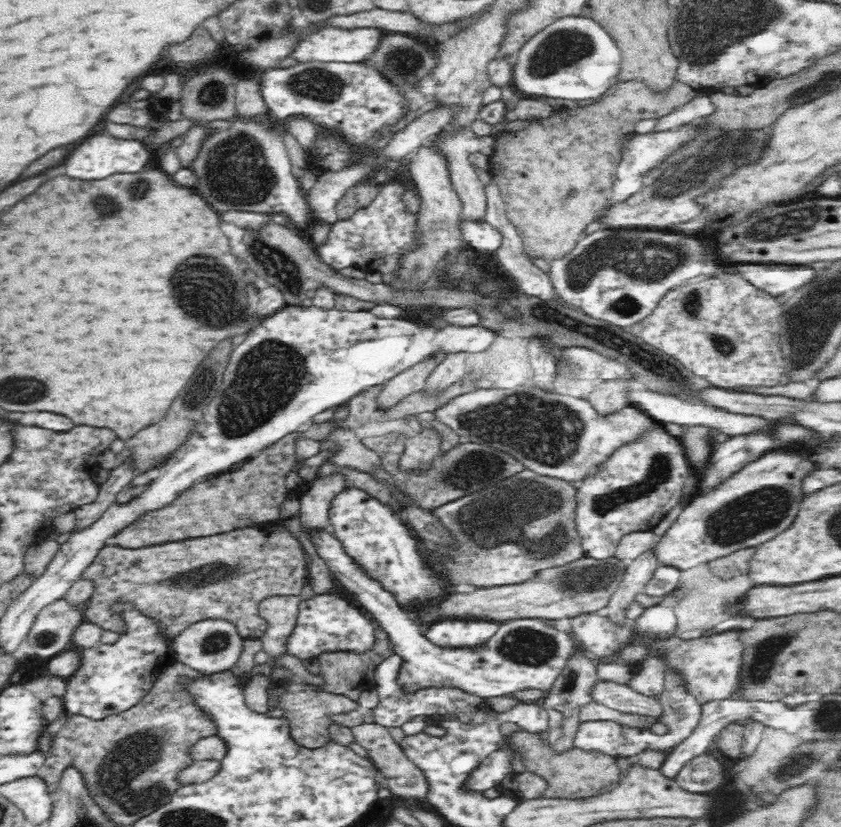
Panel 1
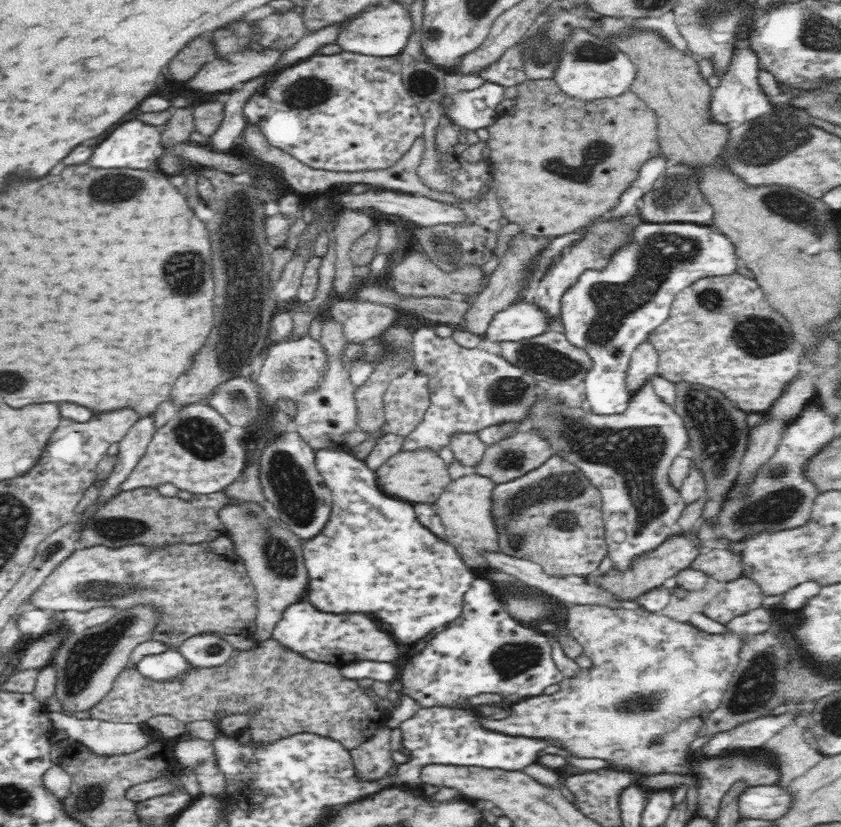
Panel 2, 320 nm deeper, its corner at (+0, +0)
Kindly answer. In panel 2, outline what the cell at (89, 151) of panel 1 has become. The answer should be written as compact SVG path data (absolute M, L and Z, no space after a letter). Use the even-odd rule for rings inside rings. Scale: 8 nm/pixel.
M138 120L124 122L118 128L110 132L106 140L102 140L94 150L88 160L88 164L96 170L106 170L106 168L140 168L140 170L151 170L157 165L160 156L162 156L162 147L160 147L160 130L162 126L152 126L142 124Z

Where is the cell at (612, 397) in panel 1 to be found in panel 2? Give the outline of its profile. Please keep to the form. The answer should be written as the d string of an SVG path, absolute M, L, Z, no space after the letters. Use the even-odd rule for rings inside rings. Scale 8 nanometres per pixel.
M646 340L635 348L630 357L625 372L625 389L630 395L633 395L656 374L657 354Z

